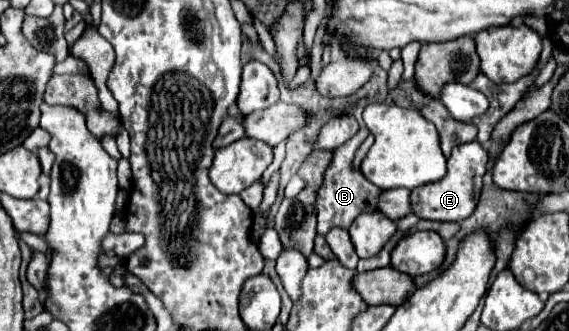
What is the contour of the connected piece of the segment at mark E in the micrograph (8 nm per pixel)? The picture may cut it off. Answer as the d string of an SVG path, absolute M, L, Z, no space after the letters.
M463 143L457 145L447 159L447 173L443 179L435 183L427 183L421 187L415 187L411 191L411 209L419 219L431 219L431 221L463 221L469 217L479 201L481 183L485 175L485 165L489 161L487 151L477 143Z

